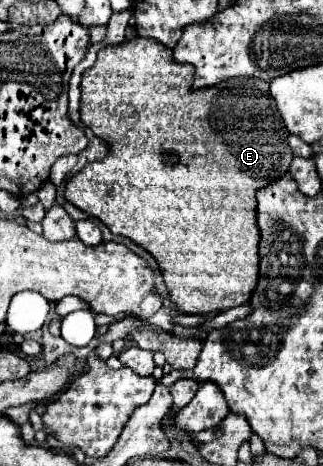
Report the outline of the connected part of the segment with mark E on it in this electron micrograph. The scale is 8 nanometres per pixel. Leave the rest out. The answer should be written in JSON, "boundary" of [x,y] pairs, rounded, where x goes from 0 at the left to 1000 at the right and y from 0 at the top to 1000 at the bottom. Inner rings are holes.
{"boundary":[[[412,79],[412,84],[381,88],[381,92],[368,92],[368,97],[325,97],[325,101],[300,114],[294,139],[288,139],[282,148],[257,152],[257,170],[251,170],[251,234],[245,234],[245,242],[251,242],[251,260],[257,260],[257,264],[263,264],[307,298],[319,298],[319,303],[337,307],[344,328],[337,328],[331,341],[319,341],[319,345],[288,345],[288,350],[263,354],[238,376],[226,376],[226,380],[214,384],[214,393],[207,393],[201,423],[207,423],[207,431],[220,431],[226,440],[238,440],[245,448],[257,448],[257,453],[269,453],[276,461],[313,470],[350,504],[399,509],[406,517],[418,517],[424,526],[437,526],[443,534],[455,534],[455,539],[486,556],[492,577],[505,582],[505,599],[511,599],[517,624],[523,624],[523,637],[529,637],[536,655],[542,655],[554,667],[573,667],[573,672],[672,672],[672,667],[703,667],[703,663],[715,663],[715,659],[752,655],[752,650],[777,637],[783,616],[796,612],[796,594],[802,594],[802,582],[796,582],[796,521],[802,521],[802,491],[796,491],[796,483],[789,483],[789,440],[796,440],[796,436],[789,436],[789,414],[796,414],[808,401],[820,401],[833,388],[845,388],[851,380],[870,380],[882,367],[895,367],[907,328],[901,328],[895,307],[889,307],[895,281],[889,281],[889,273],[876,268],[876,255],[870,255],[870,247],[864,247],[864,238],[858,238],[858,225],[845,221],[845,208],[833,204],[833,178],[827,178],[827,174],[808,174],[808,170],[715,170],[715,174],[703,174],[703,178],[678,178],[678,182],[659,182],[659,187],[628,191],[628,195],[598,195],[598,187],[591,187],[598,157],[604,157],[604,144],[598,144],[598,139],[585,139],[585,135],[548,135],[548,131],[536,127],[536,109],[529,109],[523,101],[511,101],[505,92],[486,92],[480,84],[461,84],[461,79]]]}

